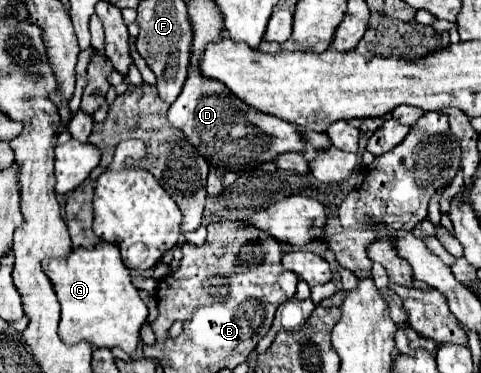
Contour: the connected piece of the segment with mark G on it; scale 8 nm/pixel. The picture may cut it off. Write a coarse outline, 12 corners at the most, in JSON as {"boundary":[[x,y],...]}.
{"boundary":[[114,242],[42,262],[66,344],[132,354],[148,308]]}

